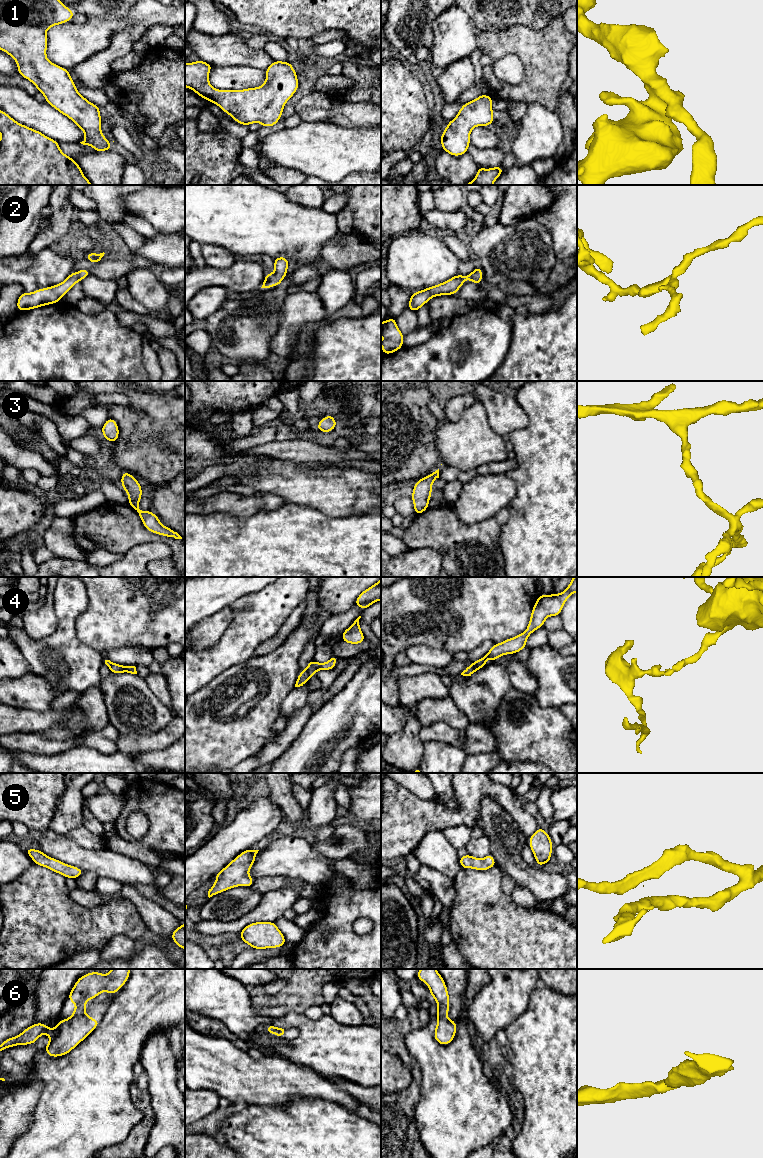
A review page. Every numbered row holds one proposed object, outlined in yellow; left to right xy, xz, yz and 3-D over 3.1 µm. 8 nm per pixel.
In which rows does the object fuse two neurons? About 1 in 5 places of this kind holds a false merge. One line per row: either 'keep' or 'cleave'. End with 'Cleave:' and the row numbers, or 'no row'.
1: keep
2: keep
3: keep
4: cleave
5: keep
6: keep
Cleave: 4

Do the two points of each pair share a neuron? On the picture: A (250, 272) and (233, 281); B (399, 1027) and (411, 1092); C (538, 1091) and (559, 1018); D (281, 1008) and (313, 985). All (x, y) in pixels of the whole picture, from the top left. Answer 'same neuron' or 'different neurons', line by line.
A: same neuron
B: same neuron
C: same neuron
D: same neuron

